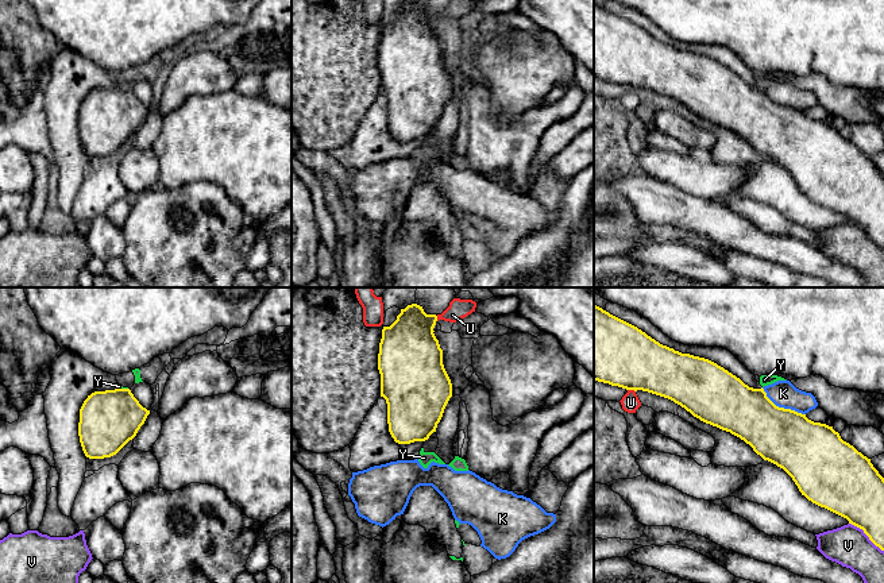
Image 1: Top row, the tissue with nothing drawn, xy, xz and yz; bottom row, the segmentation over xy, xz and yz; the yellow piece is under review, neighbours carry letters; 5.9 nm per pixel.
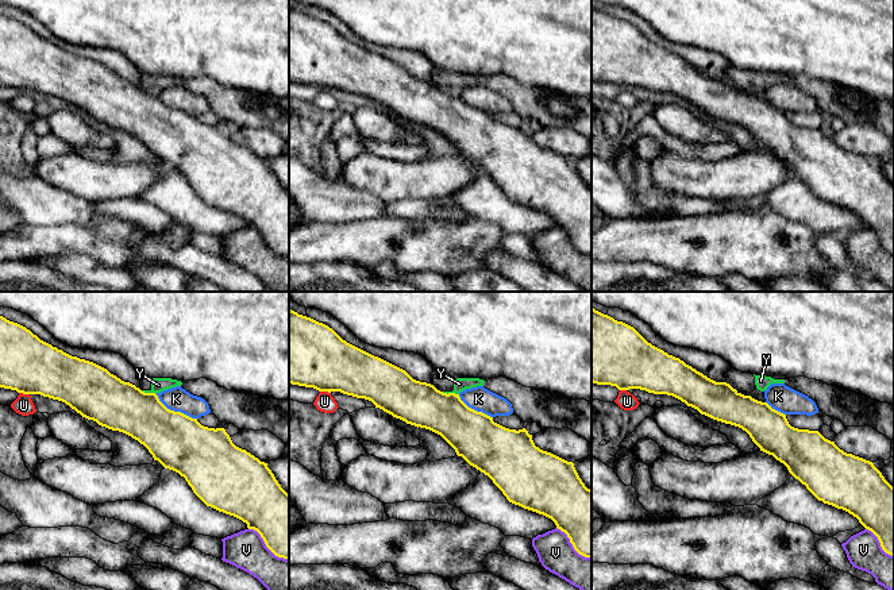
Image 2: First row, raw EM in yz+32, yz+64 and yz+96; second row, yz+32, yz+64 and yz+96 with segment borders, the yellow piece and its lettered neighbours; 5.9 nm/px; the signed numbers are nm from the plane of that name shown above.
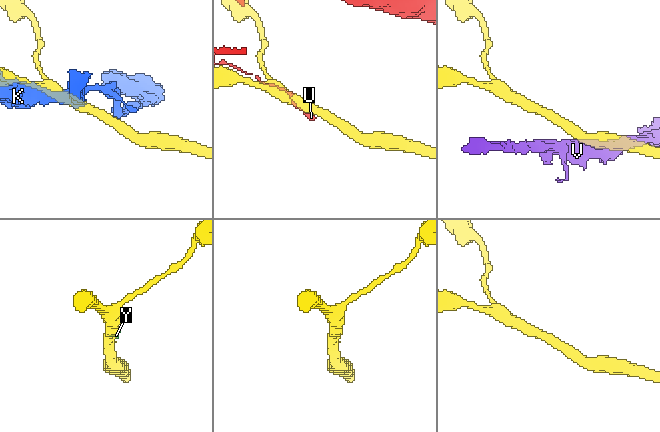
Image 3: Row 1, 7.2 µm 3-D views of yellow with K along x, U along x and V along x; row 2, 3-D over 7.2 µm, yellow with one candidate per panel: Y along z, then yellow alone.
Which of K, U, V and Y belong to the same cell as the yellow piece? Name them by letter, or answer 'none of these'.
none of these

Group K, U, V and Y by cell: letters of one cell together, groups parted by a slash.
K / U / V / Y

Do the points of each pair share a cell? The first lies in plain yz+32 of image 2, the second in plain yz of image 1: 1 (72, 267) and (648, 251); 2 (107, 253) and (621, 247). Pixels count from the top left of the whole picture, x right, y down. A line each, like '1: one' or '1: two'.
1: one
2: one

